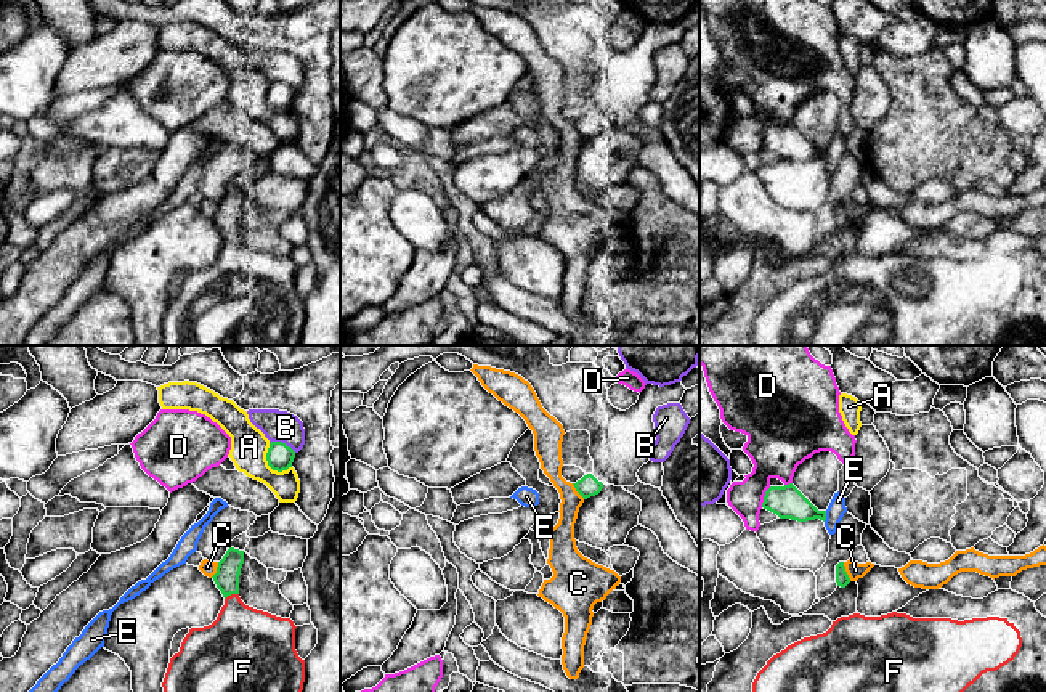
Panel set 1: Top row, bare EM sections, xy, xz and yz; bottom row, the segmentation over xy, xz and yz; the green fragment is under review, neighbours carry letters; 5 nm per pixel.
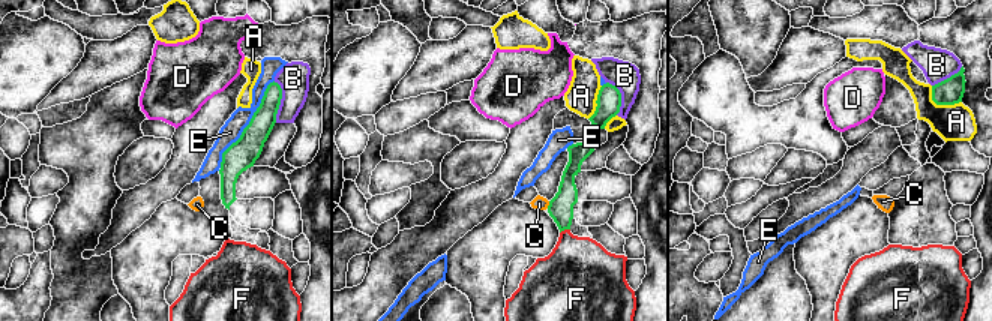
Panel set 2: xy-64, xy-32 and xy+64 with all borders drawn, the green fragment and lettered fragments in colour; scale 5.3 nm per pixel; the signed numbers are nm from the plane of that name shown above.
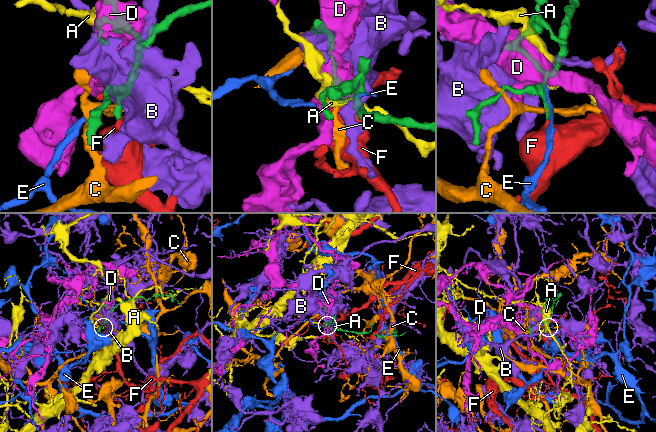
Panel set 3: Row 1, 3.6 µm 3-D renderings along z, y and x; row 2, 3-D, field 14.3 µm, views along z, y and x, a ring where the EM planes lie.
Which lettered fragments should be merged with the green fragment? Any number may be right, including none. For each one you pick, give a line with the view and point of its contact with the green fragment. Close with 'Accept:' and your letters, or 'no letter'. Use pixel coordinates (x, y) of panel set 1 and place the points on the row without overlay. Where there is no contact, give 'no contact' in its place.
F: xy (231, 233)
Accept: F

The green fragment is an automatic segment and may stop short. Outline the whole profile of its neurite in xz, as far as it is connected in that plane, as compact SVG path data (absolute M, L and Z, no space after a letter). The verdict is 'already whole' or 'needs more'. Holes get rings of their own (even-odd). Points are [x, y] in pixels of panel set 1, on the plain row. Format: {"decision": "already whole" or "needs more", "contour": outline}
{"decision": "already whole", "contour": "M592 114L584 116L581 120L573 124L576 132L584 138L595 136L602 132L603 124L598 122Z"}

